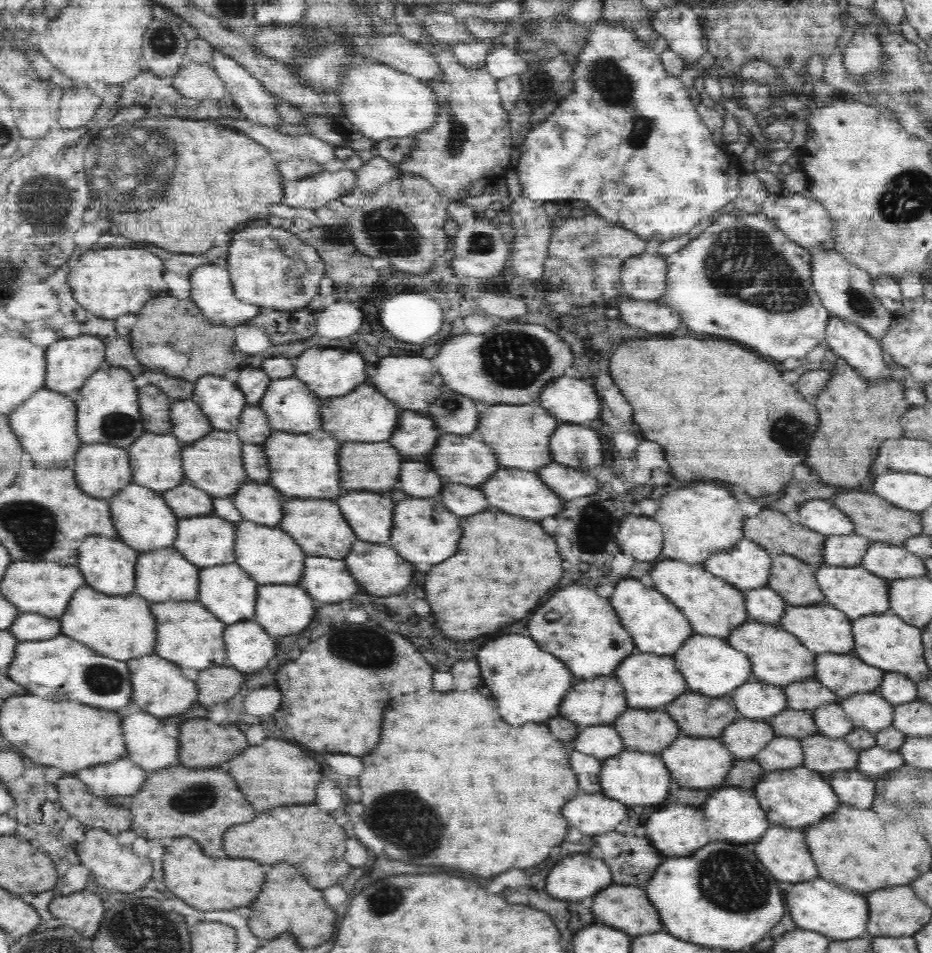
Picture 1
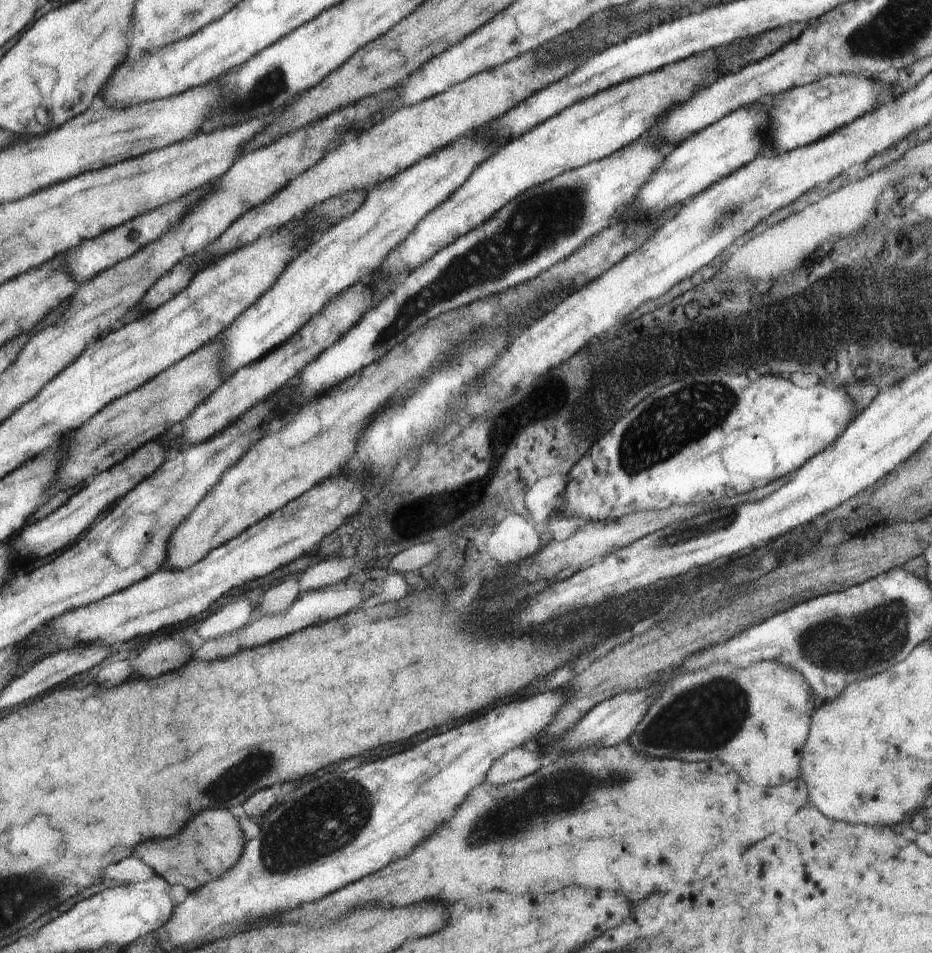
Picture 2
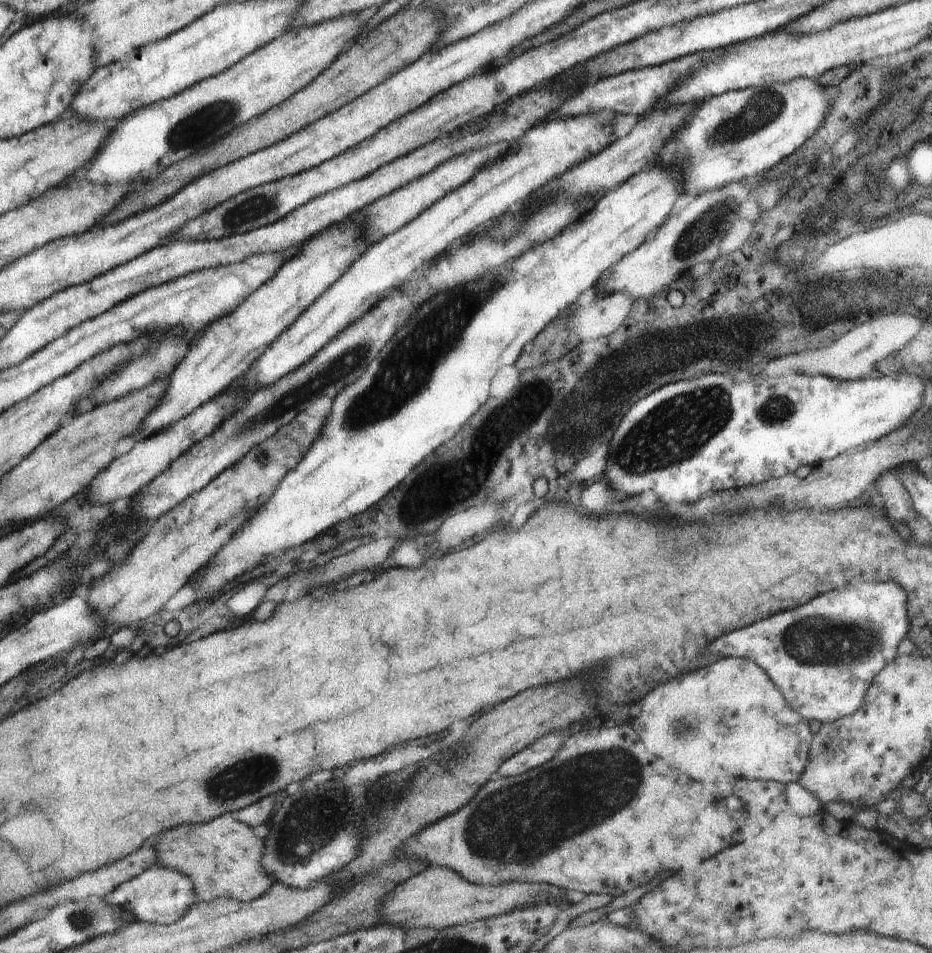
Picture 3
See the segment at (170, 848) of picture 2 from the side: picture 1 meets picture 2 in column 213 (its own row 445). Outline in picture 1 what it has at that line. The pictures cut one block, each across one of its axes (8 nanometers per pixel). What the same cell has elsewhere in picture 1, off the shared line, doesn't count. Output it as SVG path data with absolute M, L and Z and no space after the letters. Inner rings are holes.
M846 365L844 372L833 373L818 396L815 407L822 422L808 448L804 466L826 486L858 488L862 480L874 471L872 464L879 458L880 446L885 440L904 437L899 420L910 405L904 397L904 387L896 380L889 379L880 386L869 386L853 368Z

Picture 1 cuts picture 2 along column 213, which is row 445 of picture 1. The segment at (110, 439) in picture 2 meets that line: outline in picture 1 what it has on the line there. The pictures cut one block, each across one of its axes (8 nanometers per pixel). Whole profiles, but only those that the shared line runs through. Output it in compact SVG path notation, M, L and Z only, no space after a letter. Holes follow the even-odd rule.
M390 439L383 441L348 441L341 450L341 466L344 490L372 489L388 492L401 480L403 465L406 462L401 450L392 445Z

